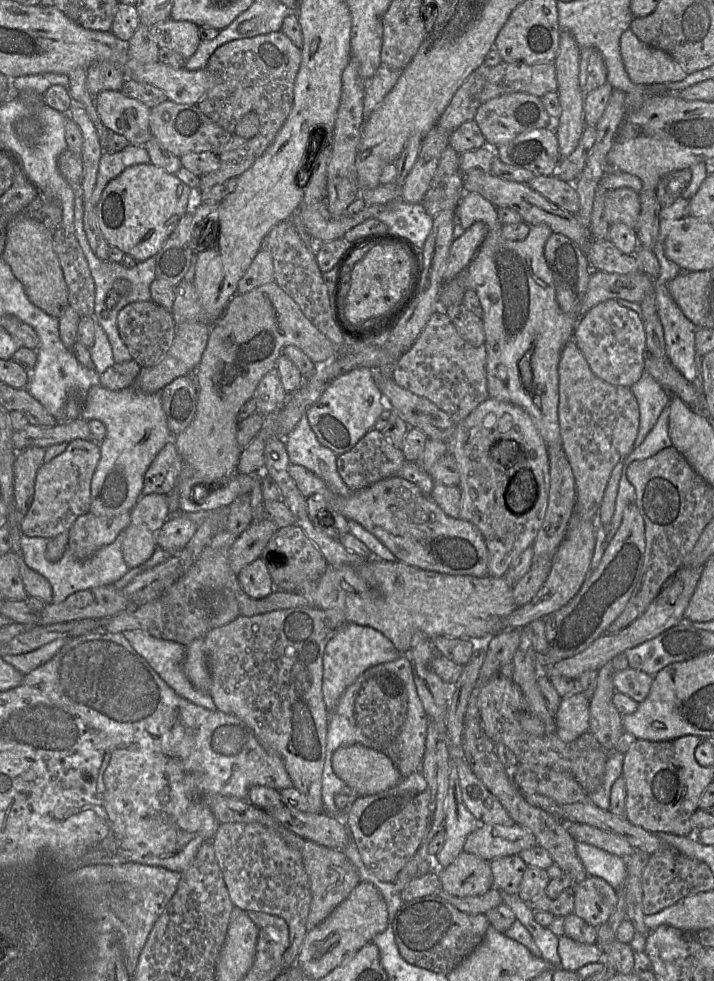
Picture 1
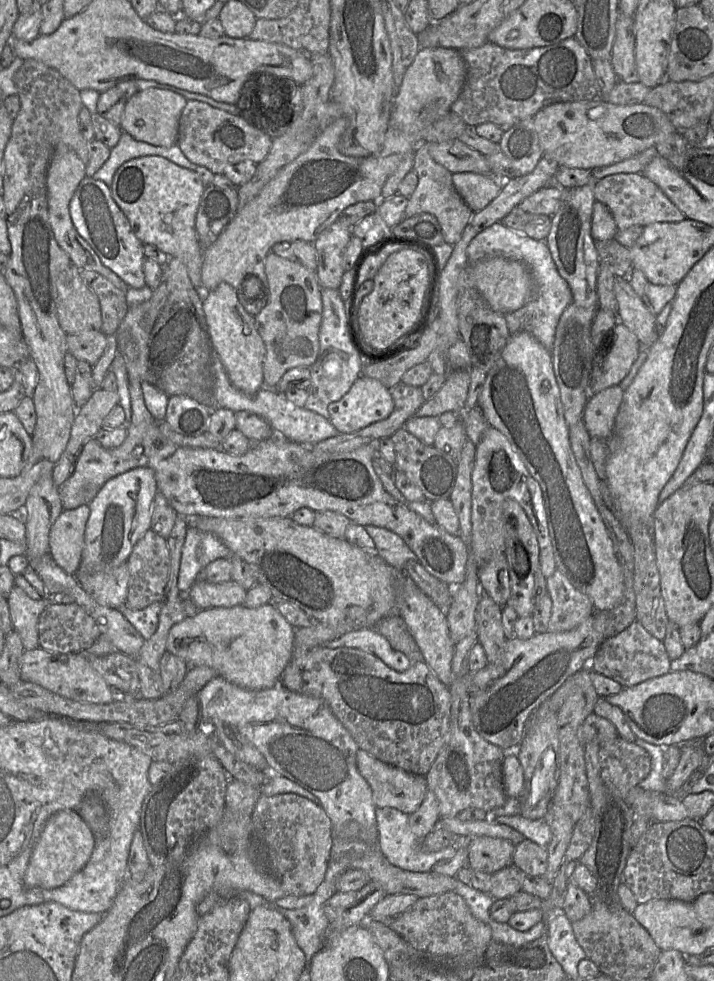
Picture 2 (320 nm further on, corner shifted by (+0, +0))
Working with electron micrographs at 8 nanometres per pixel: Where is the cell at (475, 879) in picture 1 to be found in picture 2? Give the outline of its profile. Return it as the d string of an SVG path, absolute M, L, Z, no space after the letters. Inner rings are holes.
M487 836L466 840L468 848L466 866L472 871L493 875L512 864L515 845L509 840Z

